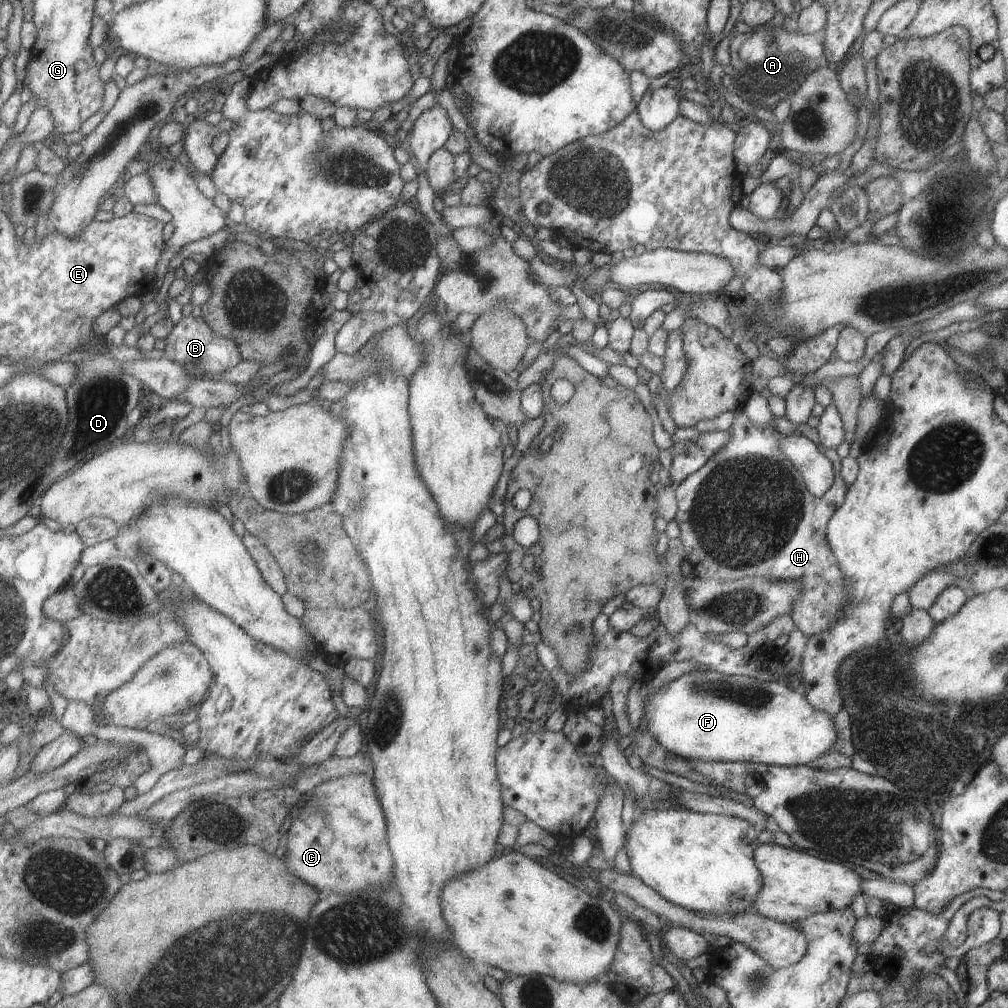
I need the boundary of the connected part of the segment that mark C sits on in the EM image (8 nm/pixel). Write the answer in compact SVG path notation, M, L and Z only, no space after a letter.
M357 773L321 782L313 788L304 807L297 810L297 816L291 820L287 850L283 855L285 868L293 876L315 890L341 894L365 888L385 888L393 882L393 860L384 844L386 822L371 776Z

